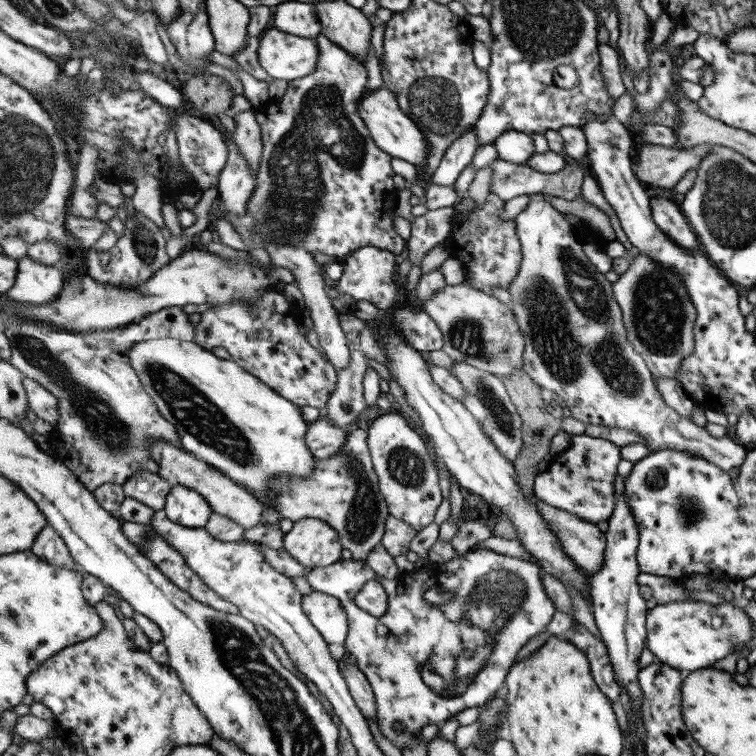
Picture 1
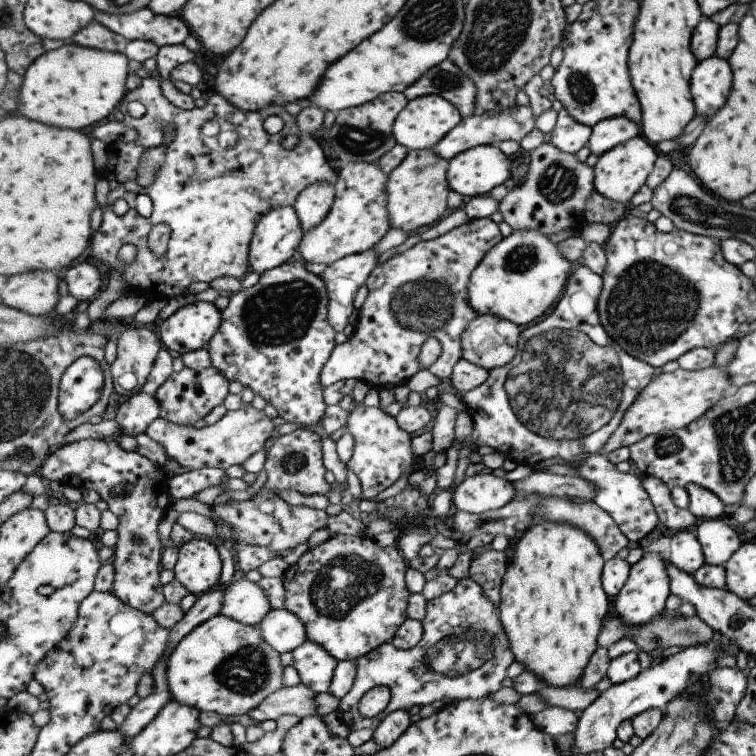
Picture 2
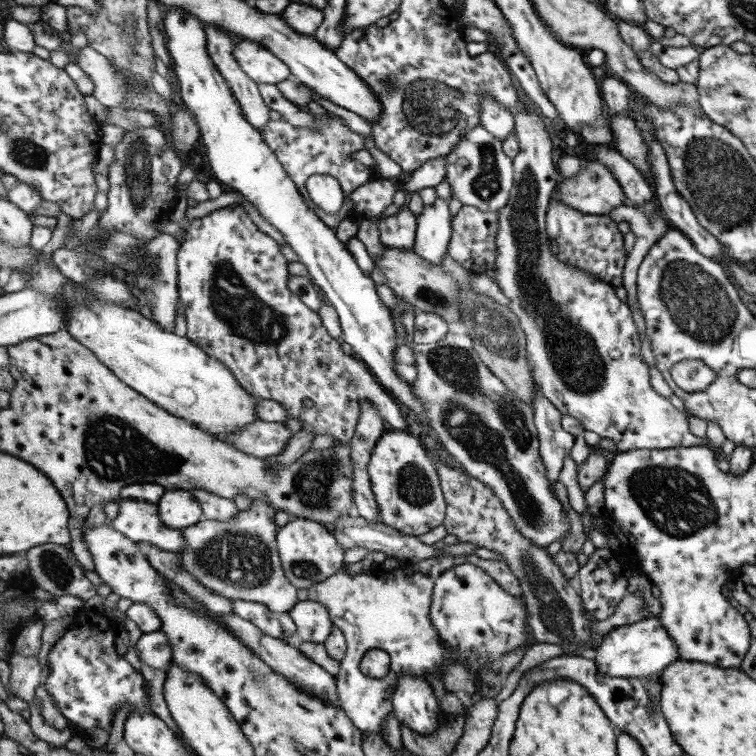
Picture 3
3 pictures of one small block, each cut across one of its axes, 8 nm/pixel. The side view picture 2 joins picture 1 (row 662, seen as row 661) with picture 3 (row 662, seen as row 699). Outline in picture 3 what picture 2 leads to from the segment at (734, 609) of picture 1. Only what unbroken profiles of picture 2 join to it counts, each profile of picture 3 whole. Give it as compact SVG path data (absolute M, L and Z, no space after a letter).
M653 615L629 626L614 628L605 634L593 654L593 661L601 673L614 677L641 678L658 677L672 662L680 659L676 642L665 631L663 624Z

